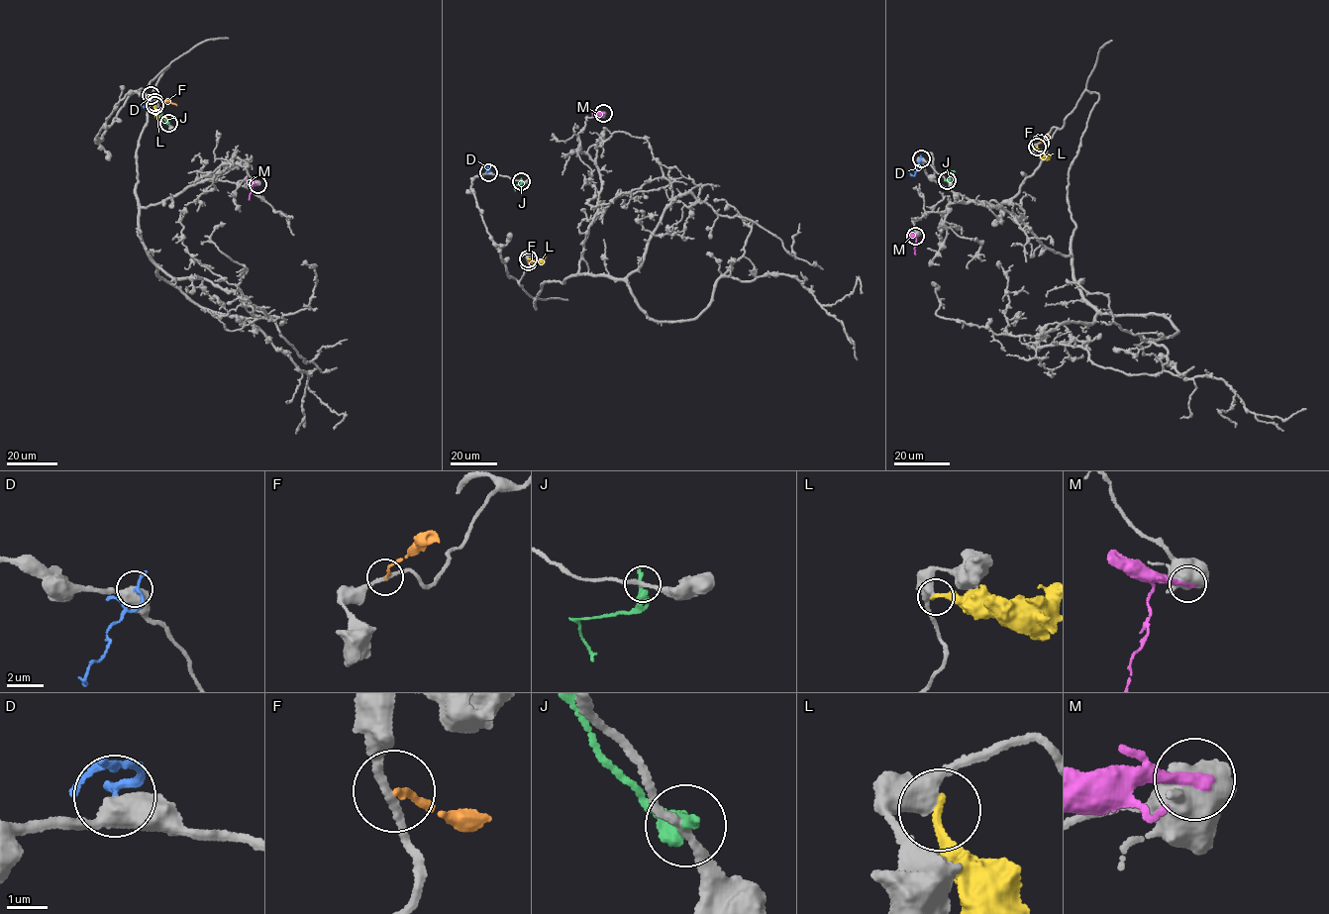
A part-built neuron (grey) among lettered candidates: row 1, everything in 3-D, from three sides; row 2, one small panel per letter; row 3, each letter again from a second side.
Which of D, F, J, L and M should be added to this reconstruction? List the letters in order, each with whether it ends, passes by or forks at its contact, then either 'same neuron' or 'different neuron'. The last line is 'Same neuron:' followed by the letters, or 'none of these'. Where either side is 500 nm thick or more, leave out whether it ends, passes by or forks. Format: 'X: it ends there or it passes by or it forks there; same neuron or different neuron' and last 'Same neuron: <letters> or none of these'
D: different neuron
F: it ends there; different neuron
J: it ends there; different neuron
L: it ends there; different neuron
M: different neuron
Same neuron: none of these

